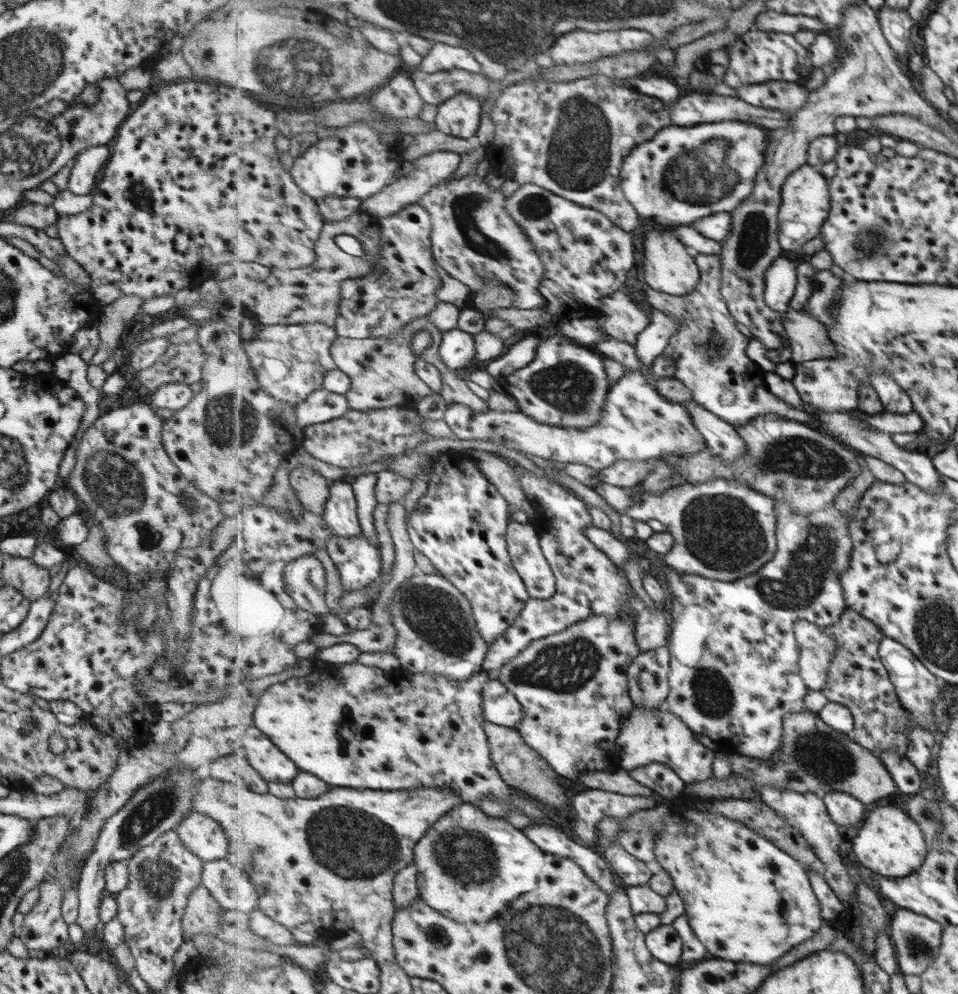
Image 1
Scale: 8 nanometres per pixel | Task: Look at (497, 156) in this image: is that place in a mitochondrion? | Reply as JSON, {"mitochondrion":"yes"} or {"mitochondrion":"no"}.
{"mitochondrion":"no"}

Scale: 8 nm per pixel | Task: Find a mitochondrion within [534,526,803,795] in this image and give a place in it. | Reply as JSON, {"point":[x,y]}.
{"point":[712,694]}

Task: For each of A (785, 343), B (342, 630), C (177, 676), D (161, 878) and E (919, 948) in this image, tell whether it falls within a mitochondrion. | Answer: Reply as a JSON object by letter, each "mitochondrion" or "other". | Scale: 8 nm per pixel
{"A":"other","B":"other","C":"other","D":"mitochondrion","E":"mitochondrion"}

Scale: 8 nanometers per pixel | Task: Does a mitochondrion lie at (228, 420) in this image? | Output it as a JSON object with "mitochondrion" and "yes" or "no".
{"mitochondrion":"yes"}

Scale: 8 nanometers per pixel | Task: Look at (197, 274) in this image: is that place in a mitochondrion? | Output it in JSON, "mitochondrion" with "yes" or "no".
{"mitochondrion":"no"}

